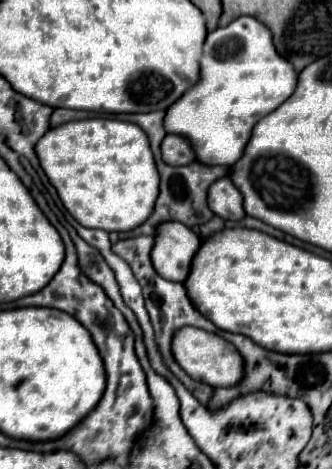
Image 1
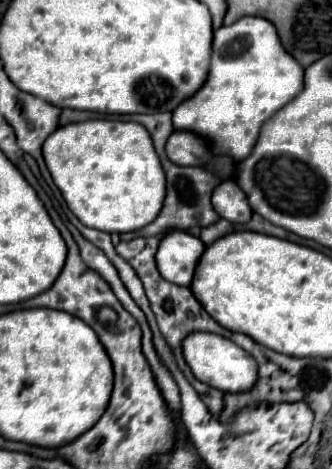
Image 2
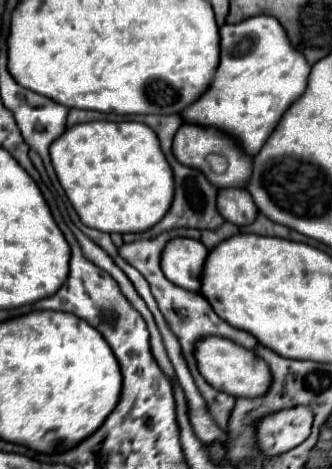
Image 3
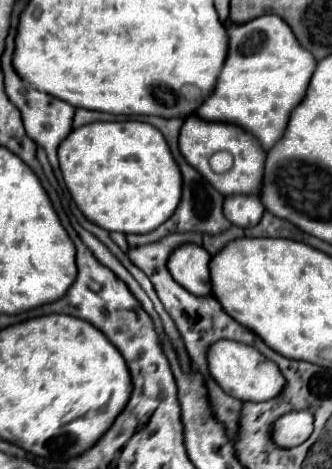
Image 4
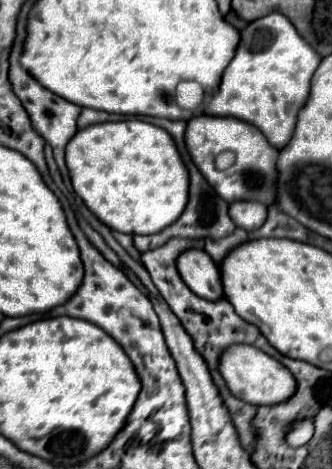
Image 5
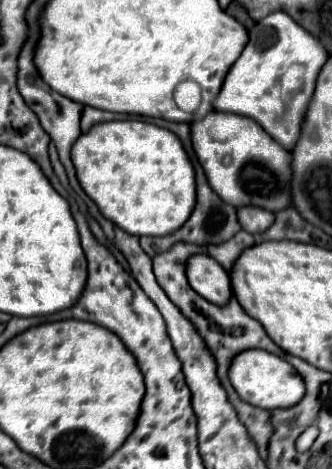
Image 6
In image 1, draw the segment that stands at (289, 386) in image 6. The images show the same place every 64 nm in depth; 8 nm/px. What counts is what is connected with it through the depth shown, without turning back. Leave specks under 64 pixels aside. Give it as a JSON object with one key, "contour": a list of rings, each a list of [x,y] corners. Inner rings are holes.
{"contour":[[[182,328],[176,334],[176,340],[172,342],[172,352],[176,362],[188,372],[190,378],[210,384],[212,388],[228,388],[244,380],[244,358],[240,356],[234,344],[230,344],[218,334],[204,332],[200,328]]]}

